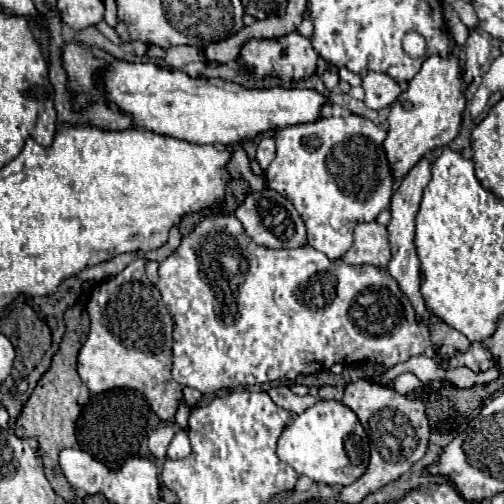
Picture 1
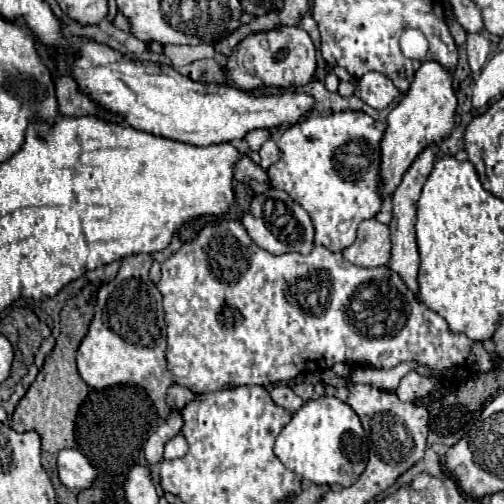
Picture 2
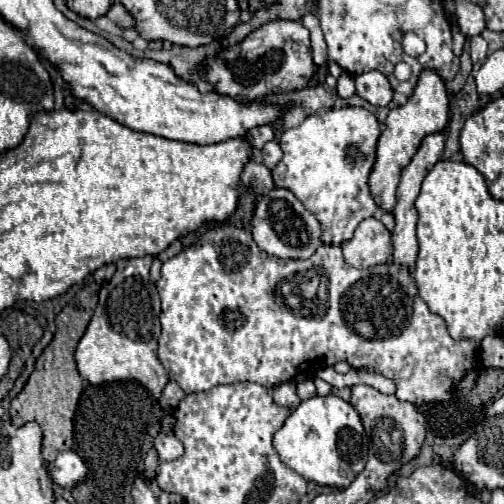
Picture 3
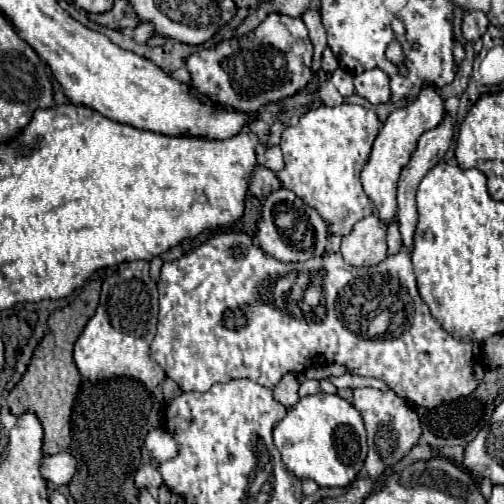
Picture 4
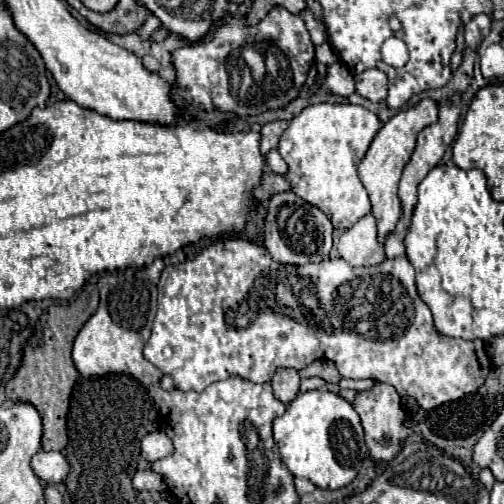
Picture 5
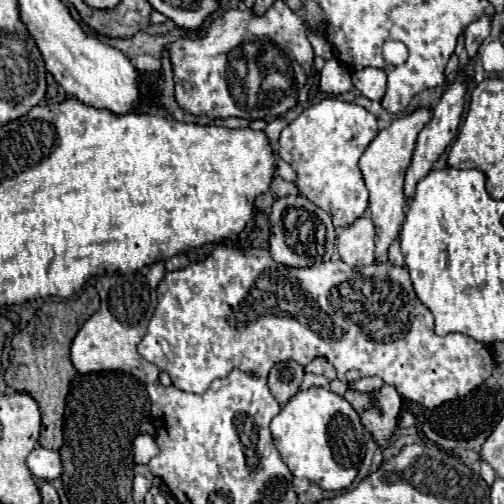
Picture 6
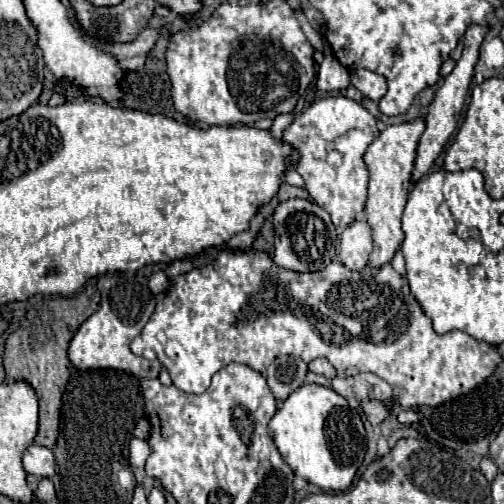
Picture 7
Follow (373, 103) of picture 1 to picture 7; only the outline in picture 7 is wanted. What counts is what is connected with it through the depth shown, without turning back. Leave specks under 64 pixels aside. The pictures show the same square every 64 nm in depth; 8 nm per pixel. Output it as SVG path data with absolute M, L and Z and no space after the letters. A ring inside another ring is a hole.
M364 68L354 70L350 80L364 96L368 96L374 102L378 102L386 94L386 80L382 76L378 76L378 74L370 72L370 70L364 70Z

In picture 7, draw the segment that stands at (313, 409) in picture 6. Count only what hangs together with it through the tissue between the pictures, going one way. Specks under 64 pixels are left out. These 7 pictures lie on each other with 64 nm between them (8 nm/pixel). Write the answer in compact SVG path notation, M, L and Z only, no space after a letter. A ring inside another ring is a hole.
M302 384L276 410L268 430L284 462L296 476L308 480L324 492L350 488L366 452L366 432L360 414L344 396L320 384Z

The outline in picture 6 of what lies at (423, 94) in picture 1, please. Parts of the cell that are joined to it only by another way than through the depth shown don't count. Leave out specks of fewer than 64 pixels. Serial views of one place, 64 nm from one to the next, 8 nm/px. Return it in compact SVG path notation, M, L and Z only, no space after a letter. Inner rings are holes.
M420 108L408 116L394 120L388 128L378 132L378 136L370 142L370 146L360 158L360 170L364 174L364 182L370 192L368 210L376 228L376 260L384 260L390 244L400 236L400 226L406 216L404 214L404 206L406 206L404 174L410 166L418 132L428 124L430 118L432 118L432 112L428 108Z

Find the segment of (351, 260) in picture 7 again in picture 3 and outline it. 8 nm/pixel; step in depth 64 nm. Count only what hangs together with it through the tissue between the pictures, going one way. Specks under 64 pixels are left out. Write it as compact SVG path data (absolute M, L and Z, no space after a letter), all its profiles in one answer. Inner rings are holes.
M366 218L354 230L354 236L342 244L344 260L354 268L386 264L392 258L390 232L378 218Z

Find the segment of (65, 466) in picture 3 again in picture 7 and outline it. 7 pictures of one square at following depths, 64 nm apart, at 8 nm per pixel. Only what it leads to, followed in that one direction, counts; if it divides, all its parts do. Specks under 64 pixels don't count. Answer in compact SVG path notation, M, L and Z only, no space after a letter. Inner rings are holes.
M30 444L22 454L22 464L26 474L34 474L38 478L50 478L56 468L56 460L50 448Z

